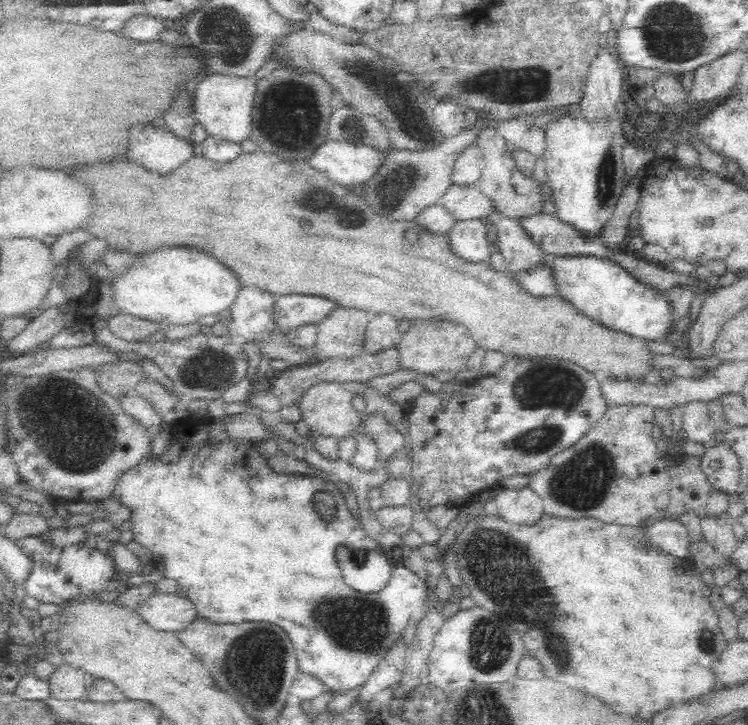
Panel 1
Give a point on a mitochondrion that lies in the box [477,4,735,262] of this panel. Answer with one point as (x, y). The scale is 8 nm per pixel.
(652, 43)

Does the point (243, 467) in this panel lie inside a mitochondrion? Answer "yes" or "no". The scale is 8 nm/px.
no

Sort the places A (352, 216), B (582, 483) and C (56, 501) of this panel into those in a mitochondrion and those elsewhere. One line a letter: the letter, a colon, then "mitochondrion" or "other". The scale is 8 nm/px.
A: mitochondrion
B: mitochondrion
C: other

